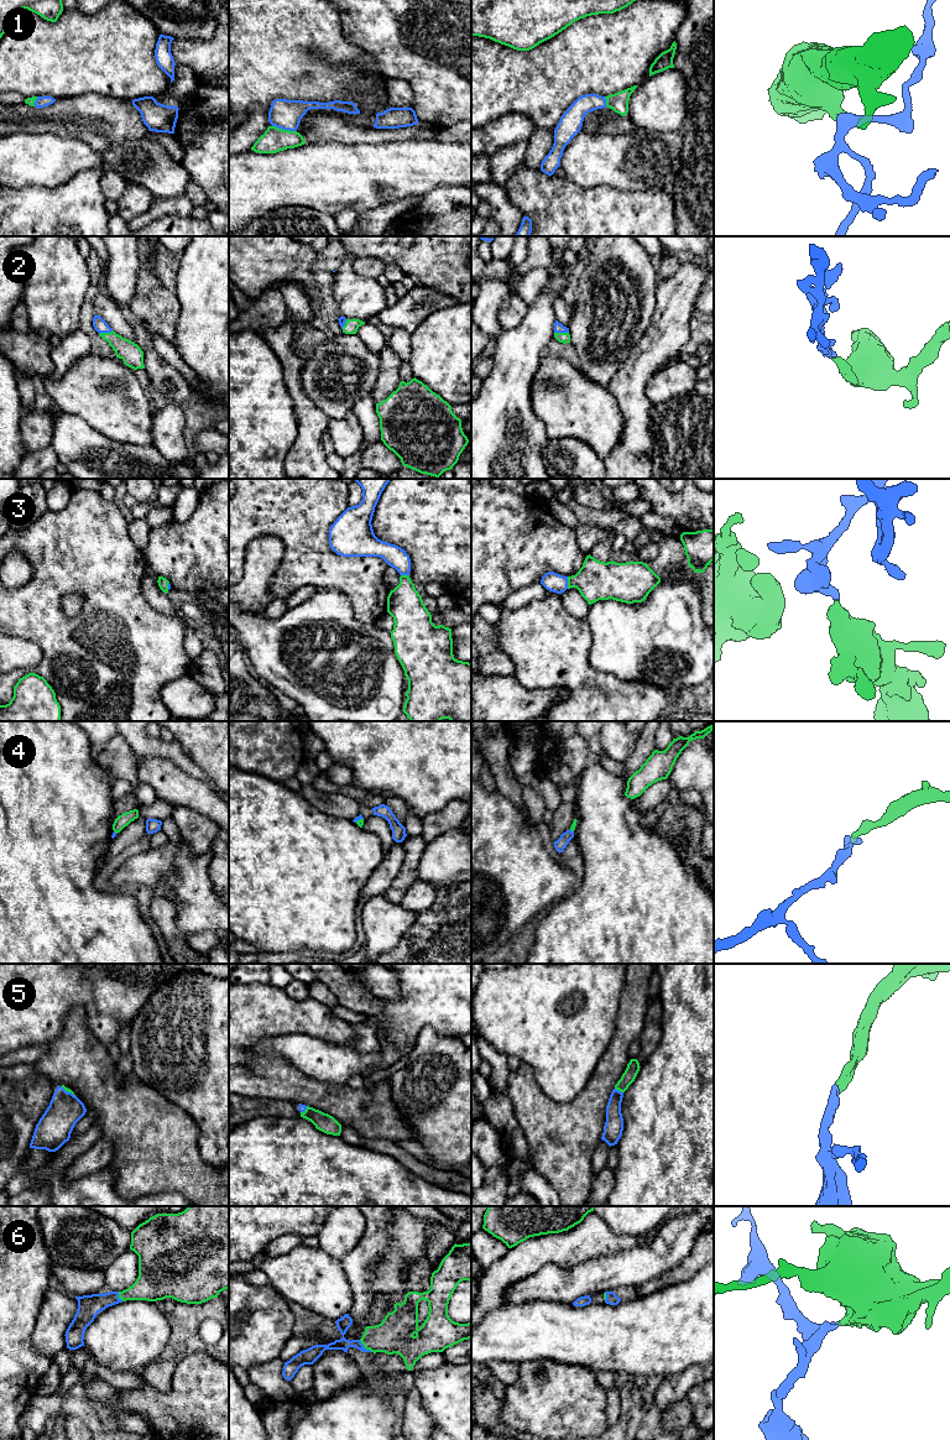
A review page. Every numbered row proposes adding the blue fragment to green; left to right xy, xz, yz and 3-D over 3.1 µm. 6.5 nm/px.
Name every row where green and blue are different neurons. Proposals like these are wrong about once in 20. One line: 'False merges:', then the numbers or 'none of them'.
False merges: none of them

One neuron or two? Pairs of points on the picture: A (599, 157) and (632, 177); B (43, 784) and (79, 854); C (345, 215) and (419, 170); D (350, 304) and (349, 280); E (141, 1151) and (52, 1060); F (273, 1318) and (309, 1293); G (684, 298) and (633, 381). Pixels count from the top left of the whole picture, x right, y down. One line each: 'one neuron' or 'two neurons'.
A: one neuron
B: one neuron
C: two neurons
D: one neuron
E: one neuron
F: two neurons
G: one neuron

